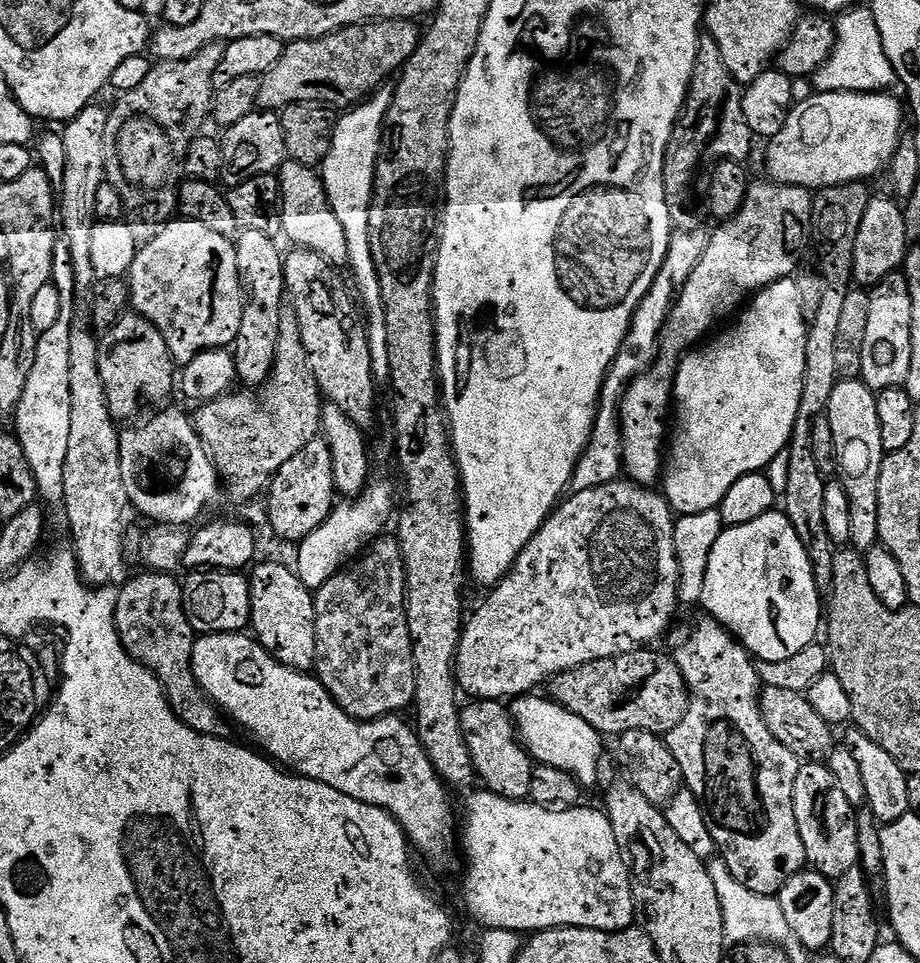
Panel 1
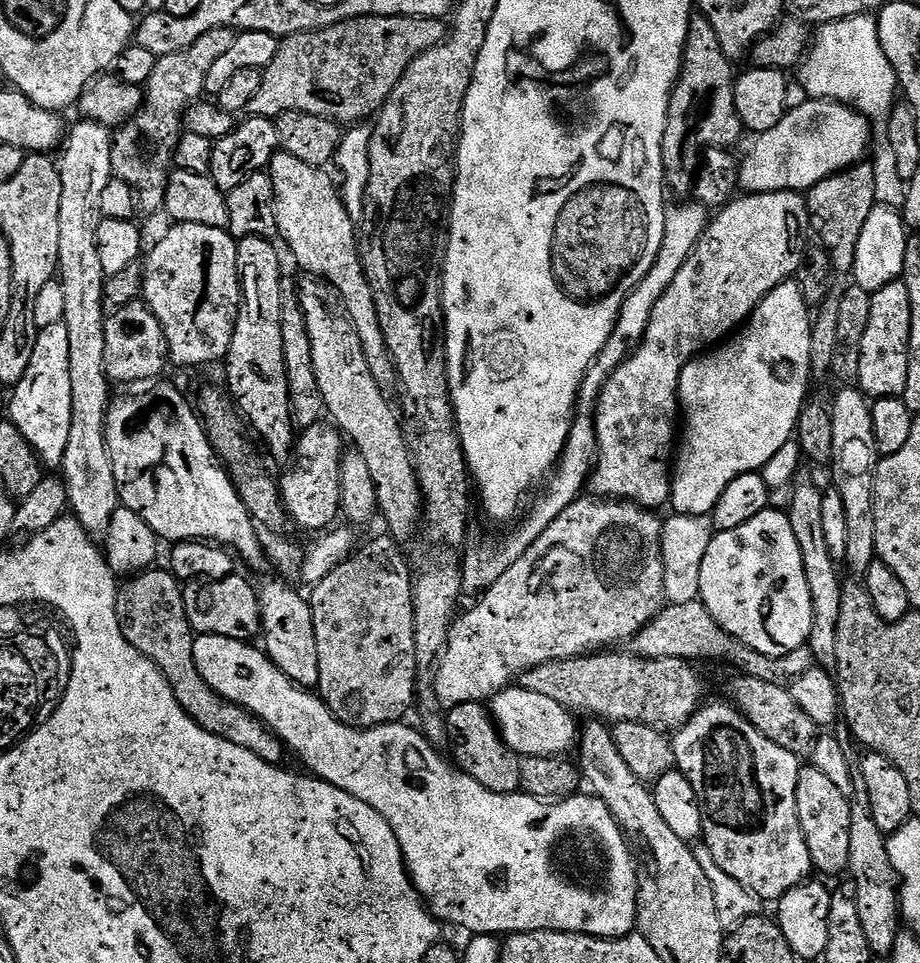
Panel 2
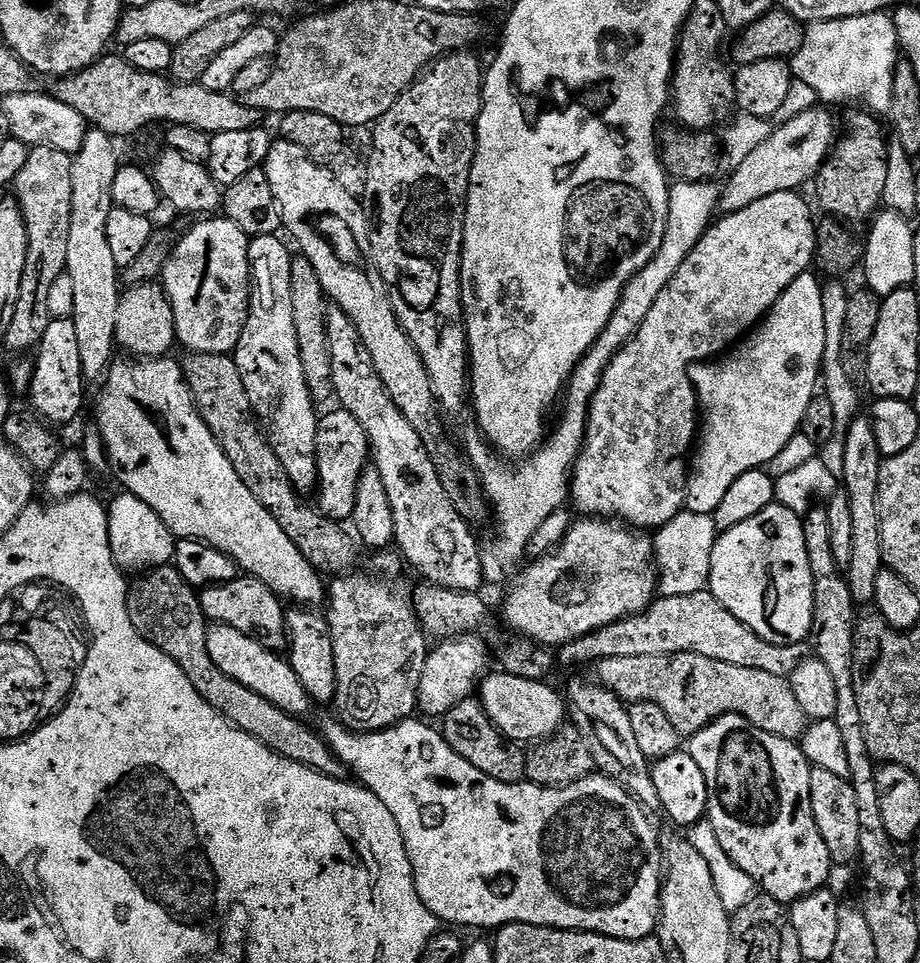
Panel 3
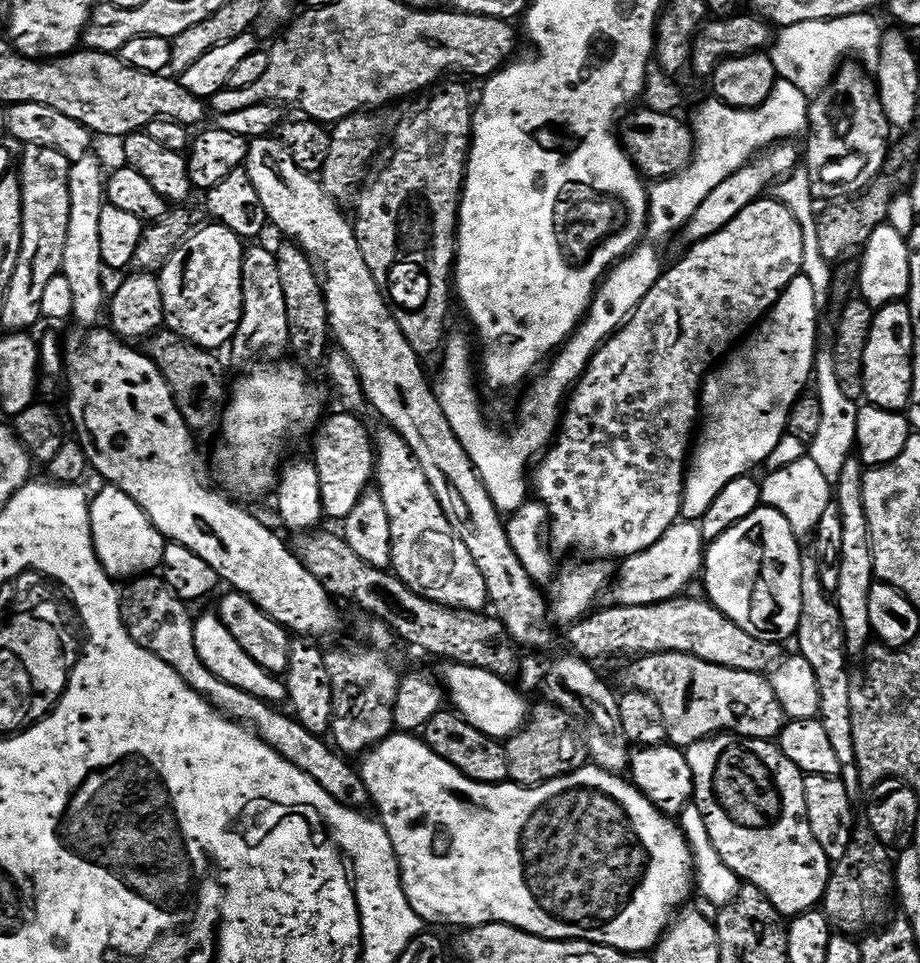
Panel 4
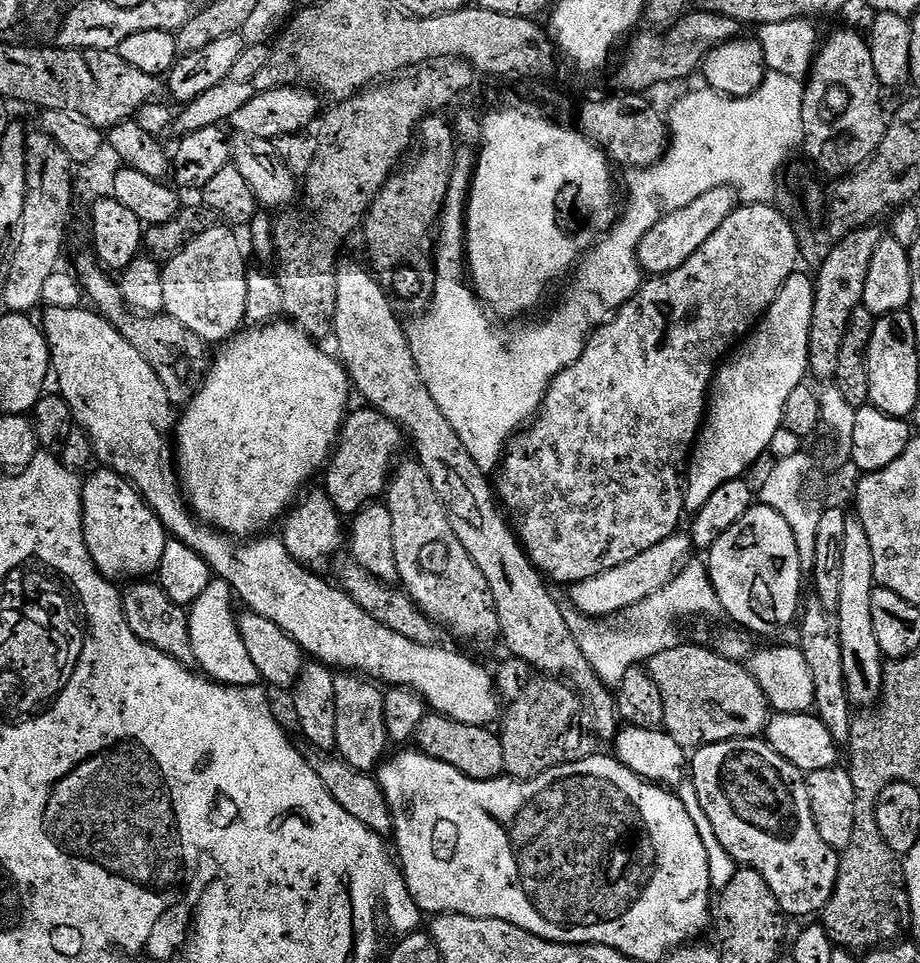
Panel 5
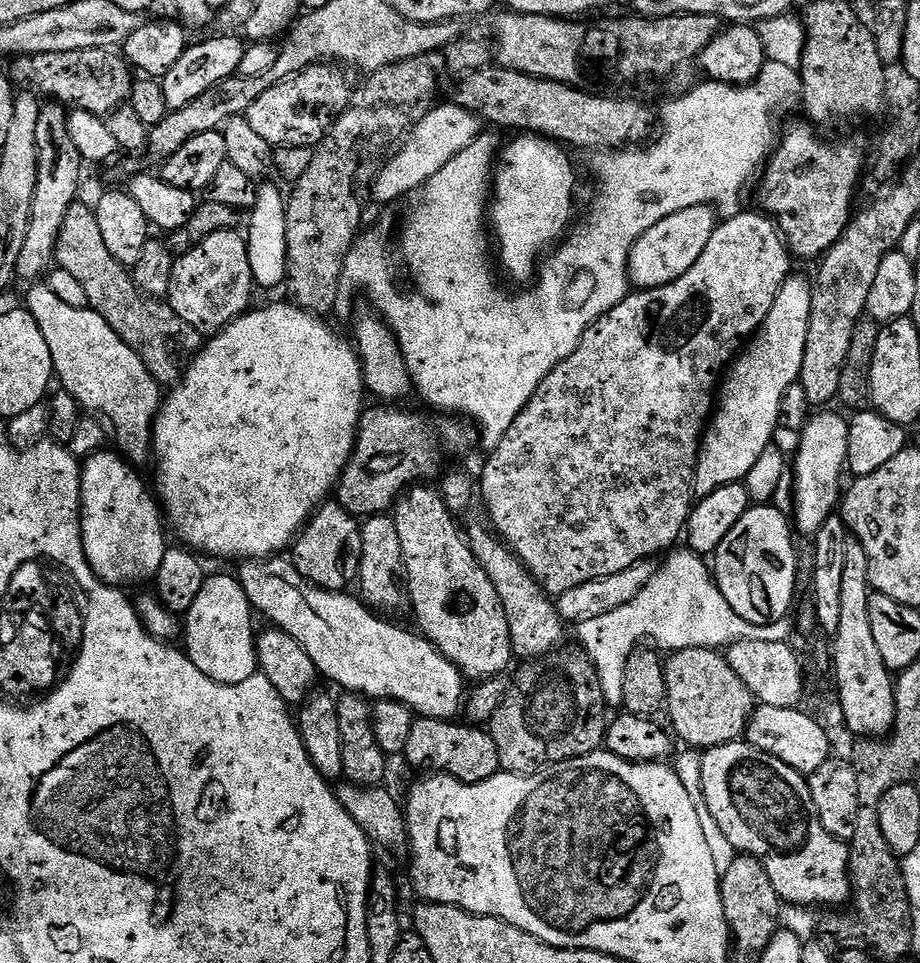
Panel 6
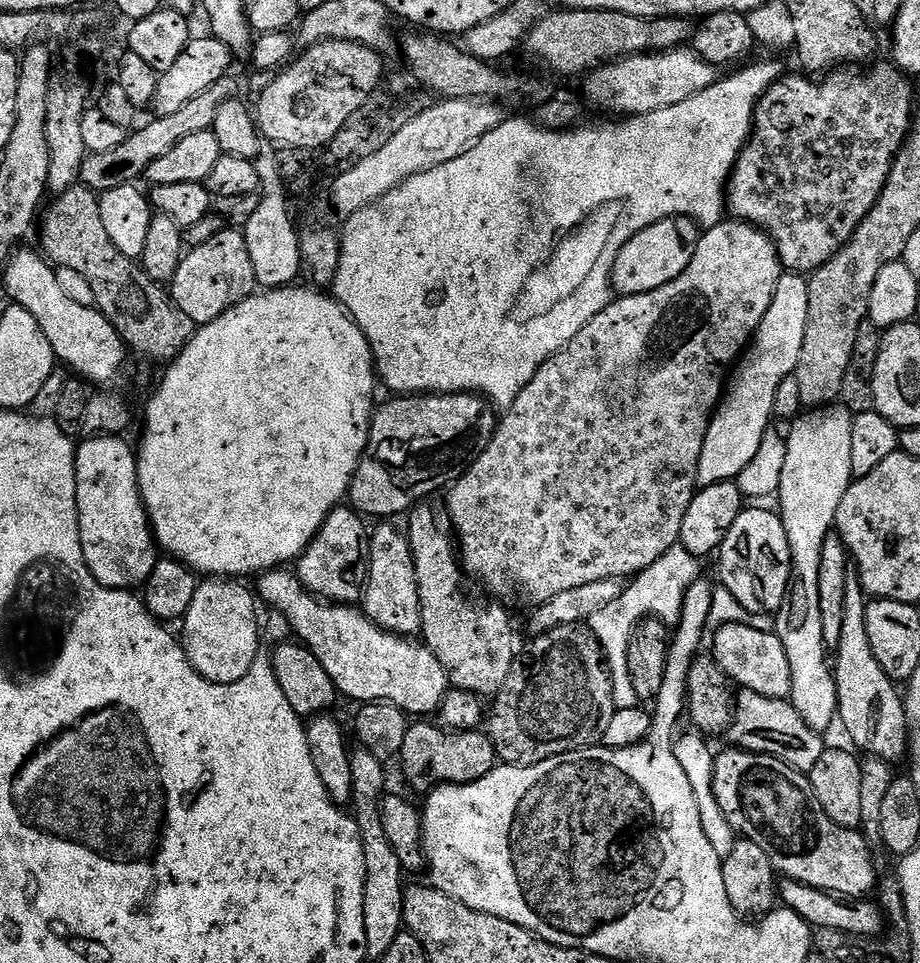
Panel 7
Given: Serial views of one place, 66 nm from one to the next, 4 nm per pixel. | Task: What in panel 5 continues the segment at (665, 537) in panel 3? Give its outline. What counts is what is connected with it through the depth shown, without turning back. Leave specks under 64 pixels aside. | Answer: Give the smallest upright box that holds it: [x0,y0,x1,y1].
[571,534,694,618]

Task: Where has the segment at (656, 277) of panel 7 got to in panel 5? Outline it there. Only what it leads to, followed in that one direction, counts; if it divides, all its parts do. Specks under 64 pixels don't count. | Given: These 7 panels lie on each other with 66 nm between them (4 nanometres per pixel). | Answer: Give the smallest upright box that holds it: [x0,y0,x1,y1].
[641,186,737,278]

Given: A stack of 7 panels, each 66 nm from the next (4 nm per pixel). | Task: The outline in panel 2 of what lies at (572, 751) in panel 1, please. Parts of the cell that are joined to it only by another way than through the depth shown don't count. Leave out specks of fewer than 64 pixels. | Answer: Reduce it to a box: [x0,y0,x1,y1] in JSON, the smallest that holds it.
[490,686,577,758]

